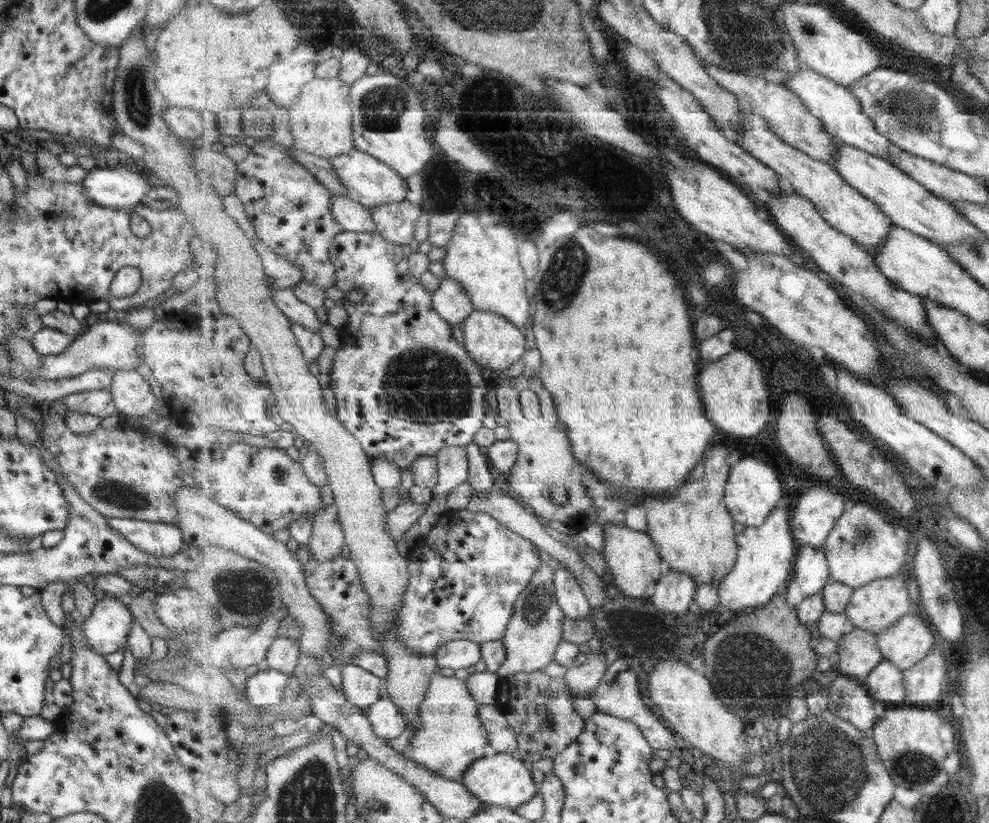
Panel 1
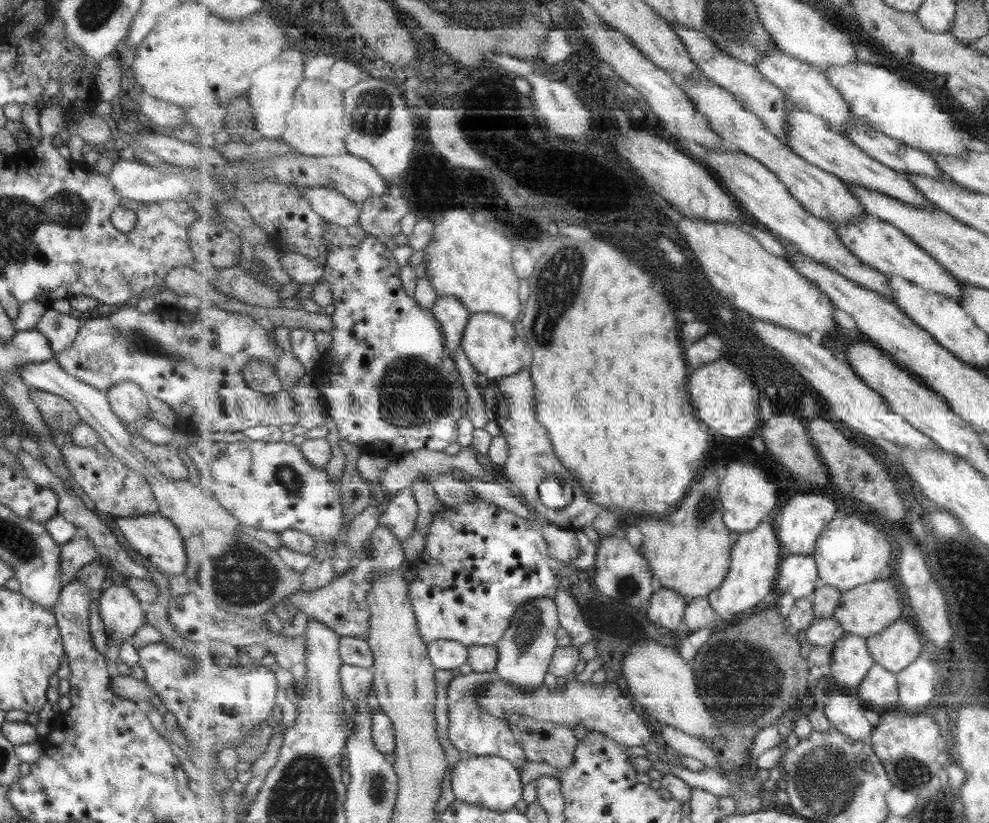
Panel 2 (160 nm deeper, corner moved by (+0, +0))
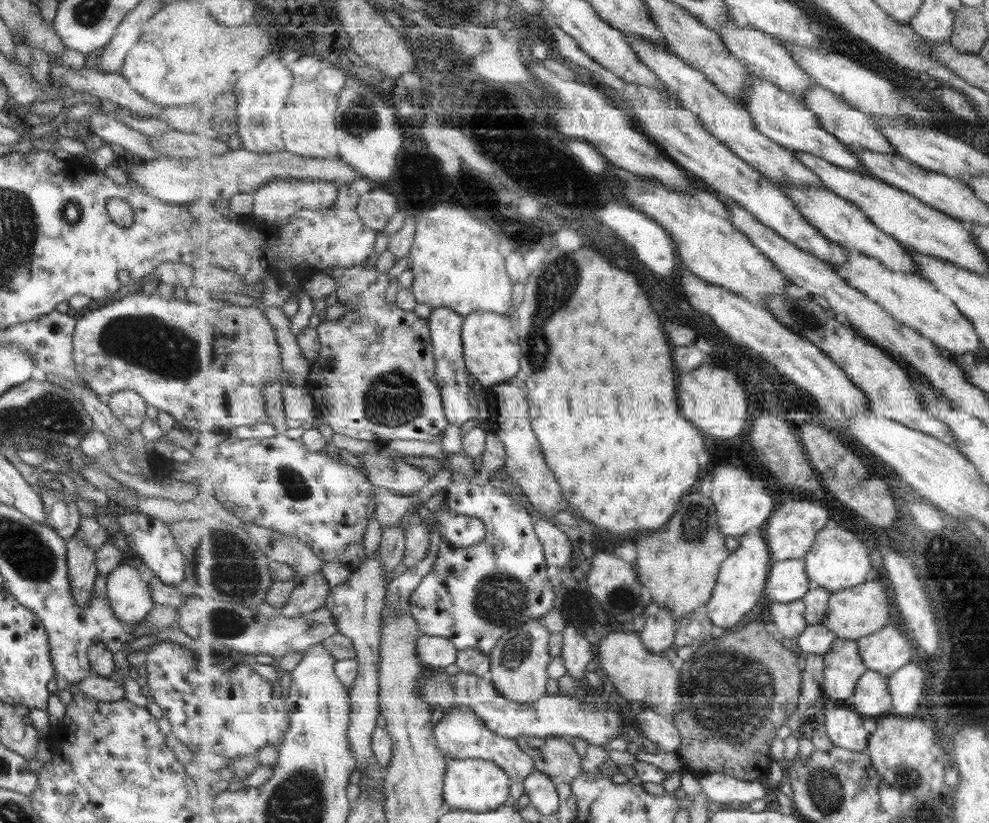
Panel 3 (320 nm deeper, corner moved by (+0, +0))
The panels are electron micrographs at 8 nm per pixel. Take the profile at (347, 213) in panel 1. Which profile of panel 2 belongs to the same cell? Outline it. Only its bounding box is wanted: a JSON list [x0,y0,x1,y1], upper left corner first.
[301,187,362,228]

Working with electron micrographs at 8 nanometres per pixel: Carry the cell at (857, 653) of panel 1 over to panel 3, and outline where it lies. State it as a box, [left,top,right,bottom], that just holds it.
[823,639,868,704]

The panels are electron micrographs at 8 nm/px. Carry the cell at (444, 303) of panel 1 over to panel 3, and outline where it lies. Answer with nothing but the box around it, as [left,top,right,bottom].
[428,308,473,426]

